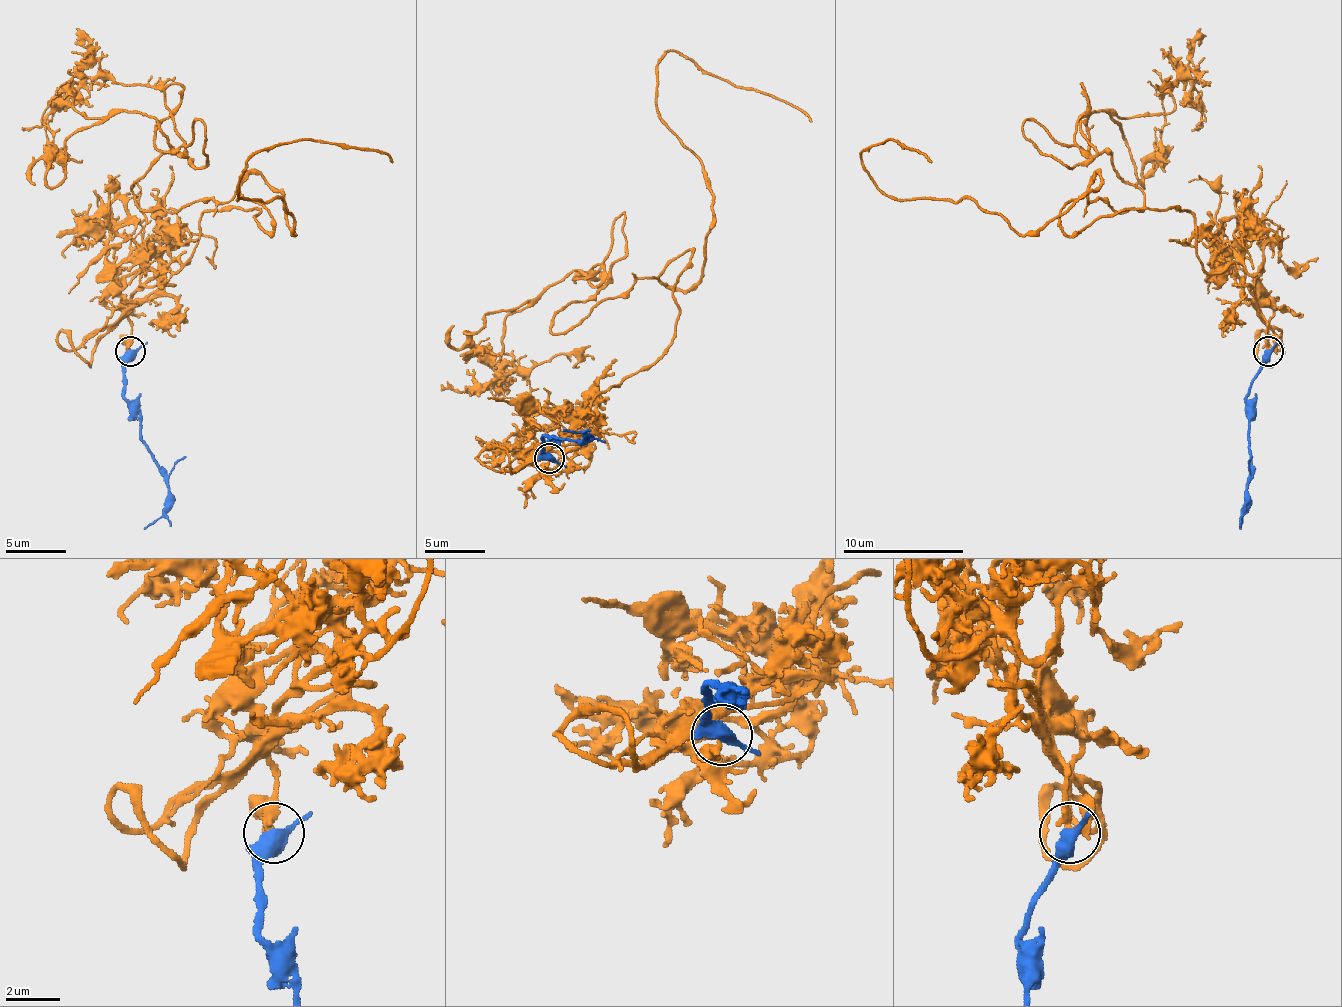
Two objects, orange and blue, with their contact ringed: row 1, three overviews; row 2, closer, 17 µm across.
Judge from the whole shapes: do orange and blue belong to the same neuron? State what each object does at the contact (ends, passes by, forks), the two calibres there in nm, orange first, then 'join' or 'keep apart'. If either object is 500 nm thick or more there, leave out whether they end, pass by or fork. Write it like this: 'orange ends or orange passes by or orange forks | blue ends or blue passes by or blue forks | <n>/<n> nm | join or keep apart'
orange passes by | blue passes by | 320/480 nm | keep apart

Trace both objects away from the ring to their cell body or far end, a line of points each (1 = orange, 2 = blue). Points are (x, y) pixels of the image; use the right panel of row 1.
1: (1267, 349), (1186, 210), (1062, 228), (1083, 195), (1144, 210), (1083, 116), (1165, 113), (1168, 77)
2: (1267, 352), (1246, 403), (1249, 424), (1246, 508), (1240, 530)

